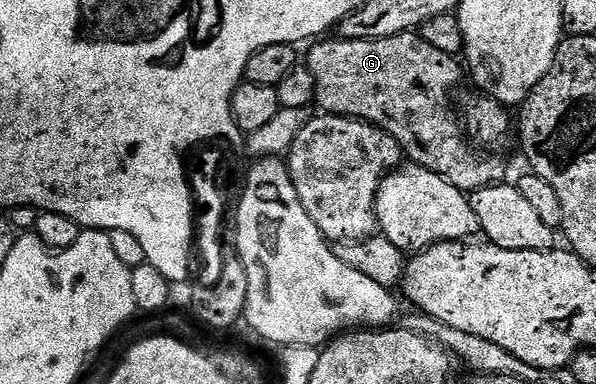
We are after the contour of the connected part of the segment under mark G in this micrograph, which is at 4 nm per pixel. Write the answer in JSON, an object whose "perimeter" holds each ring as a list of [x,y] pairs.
{"perimeter":[[[414,32],[372,40],[342,38],[337,40],[338,42],[322,41],[326,40],[315,41],[311,45],[315,46],[311,48],[310,55],[307,58],[305,55],[304,58],[304,65],[310,71],[310,81],[314,84],[314,101],[317,109],[322,109],[319,111],[340,118],[357,118],[379,126],[398,141],[403,155],[413,165],[436,172],[444,180],[448,180],[448,184],[464,192],[480,190],[483,186],[493,186],[505,179],[502,177],[505,176],[506,170],[502,167],[501,160],[477,154],[482,152],[467,141],[459,119],[457,122],[450,111],[450,98],[446,93],[457,88],[462,74],[464,78],[464,70],[457,57],[432,48],[432,44],[428,44]]]}

